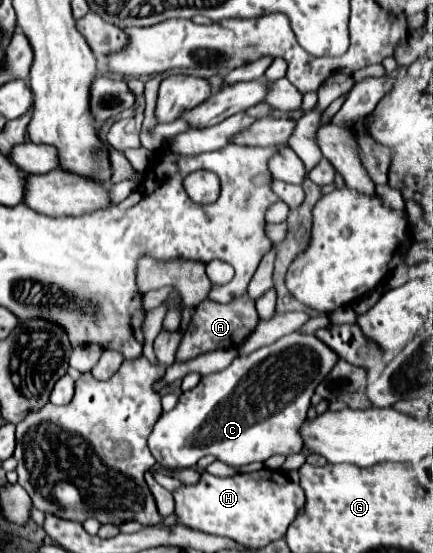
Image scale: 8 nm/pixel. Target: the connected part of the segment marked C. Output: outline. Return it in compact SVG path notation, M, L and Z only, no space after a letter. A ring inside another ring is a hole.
M304 332L286 334L274 344L258 348L248 356L238 354L228 368L202 376L196 388L182 392L176 408L164 412L158 418L148 438L150 452L154 454L158 464L170 470L192 468L206 454L212 454L232 466L244 466L250 462L266 462L272 454L288 456L294 452L302 452L304 442L298 430L306 422L310 398L316 386L330 374L338 360L340 358L334 354L334 350L330 350L320 338Z

